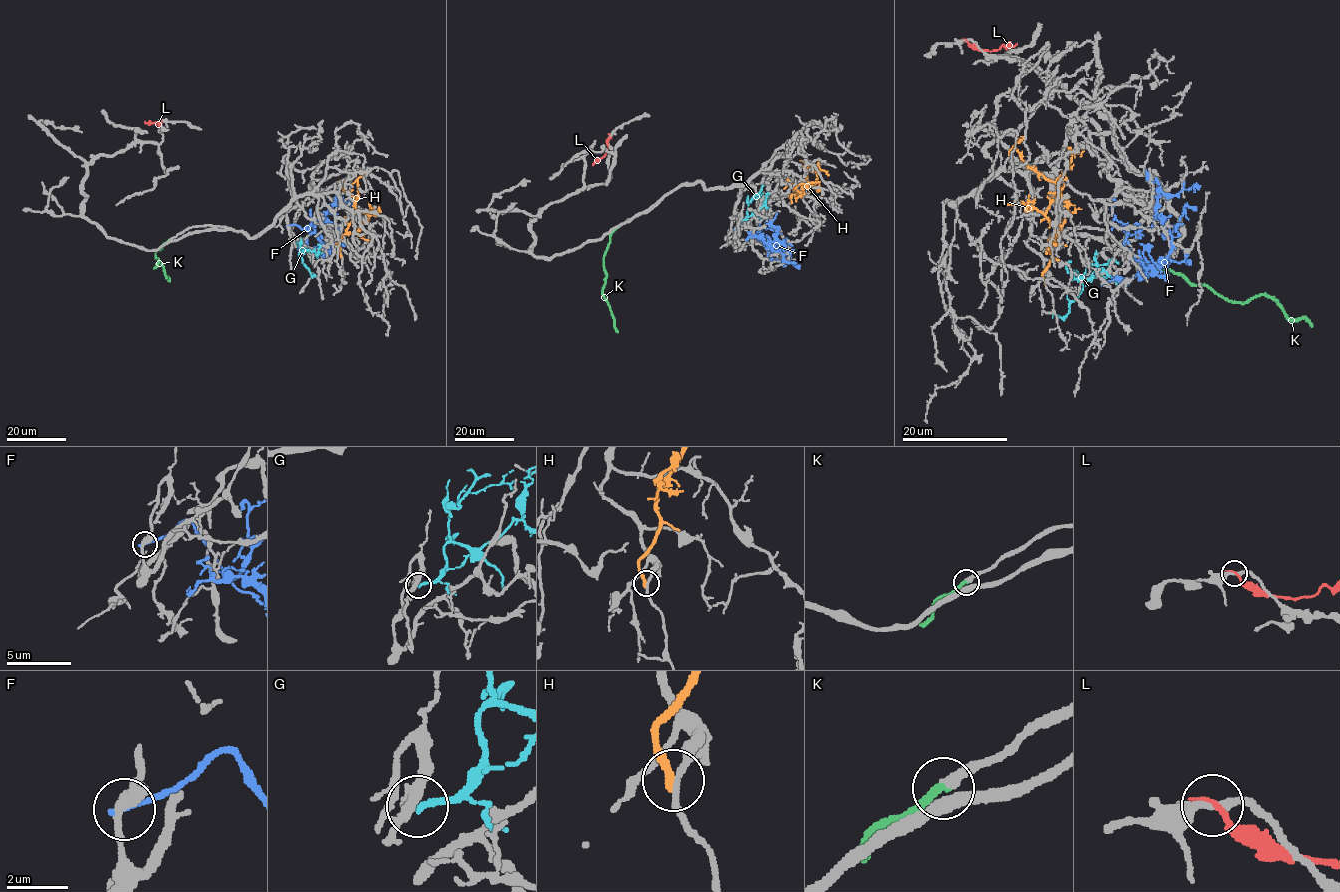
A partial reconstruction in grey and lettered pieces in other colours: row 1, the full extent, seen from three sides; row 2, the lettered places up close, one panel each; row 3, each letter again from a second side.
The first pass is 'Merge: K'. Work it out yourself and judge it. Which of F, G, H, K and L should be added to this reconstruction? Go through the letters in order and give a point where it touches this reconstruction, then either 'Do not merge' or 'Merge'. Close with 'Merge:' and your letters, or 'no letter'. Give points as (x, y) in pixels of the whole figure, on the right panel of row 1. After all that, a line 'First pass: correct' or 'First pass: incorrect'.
F: Touches grey at (1129, 228). Do not merge
G: Touches grey at (1114, 259). Do not merge
H: Touches grey at (1045, 282). Do not merge
K: Touches grey at (1126, 253). Merge
L: Touches grey at (965, 40). Do not merge
Merge: K
First pass: correct

